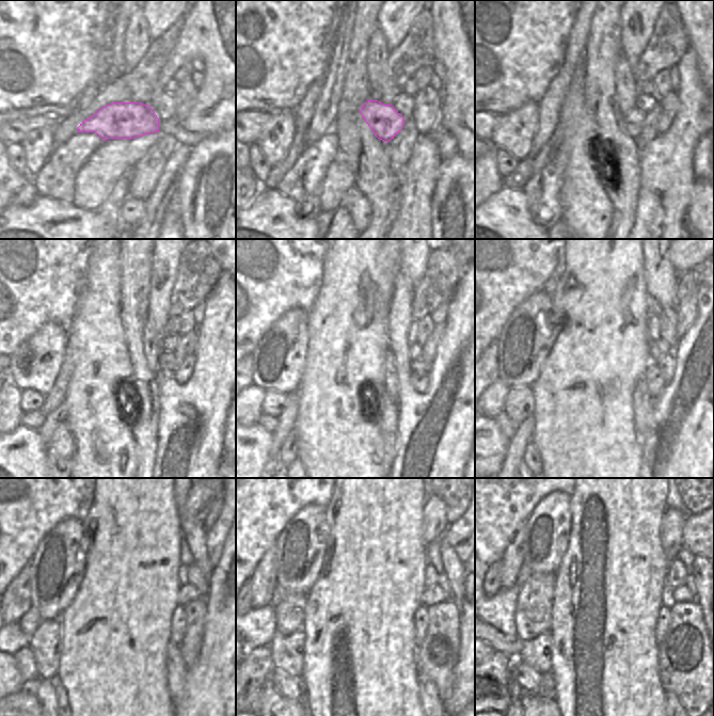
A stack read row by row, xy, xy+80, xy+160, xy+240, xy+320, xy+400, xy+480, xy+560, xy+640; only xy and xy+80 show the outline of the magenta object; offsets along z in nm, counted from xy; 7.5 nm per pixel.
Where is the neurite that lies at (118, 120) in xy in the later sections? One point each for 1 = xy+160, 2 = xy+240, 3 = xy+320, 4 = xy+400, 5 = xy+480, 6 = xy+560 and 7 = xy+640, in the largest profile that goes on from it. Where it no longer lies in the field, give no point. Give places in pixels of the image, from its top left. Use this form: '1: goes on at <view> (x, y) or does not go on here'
1: goes on at xy+160 (633, 121)
2: goes on at xy+240 (167, 360)
3: goes on at xy+320 (418, 363)
4: goes on at xy+400 (667, 363)
5: goes on at xy+480 (195, 610)
6: goes on at xy+560 (438, 654)
7: goes on at xy+640 (688, 667)

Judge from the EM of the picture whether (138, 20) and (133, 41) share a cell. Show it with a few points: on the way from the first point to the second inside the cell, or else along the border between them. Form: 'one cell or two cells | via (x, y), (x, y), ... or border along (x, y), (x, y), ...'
one cell | via (137, 26), (137, 35)

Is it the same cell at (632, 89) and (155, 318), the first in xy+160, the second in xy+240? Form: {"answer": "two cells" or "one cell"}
{"answer": "two cells"}

